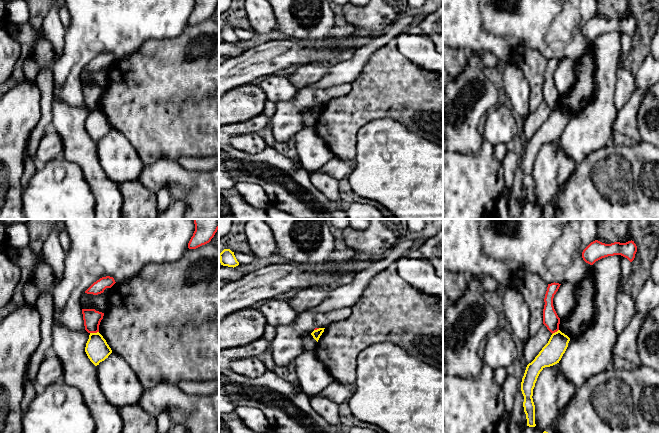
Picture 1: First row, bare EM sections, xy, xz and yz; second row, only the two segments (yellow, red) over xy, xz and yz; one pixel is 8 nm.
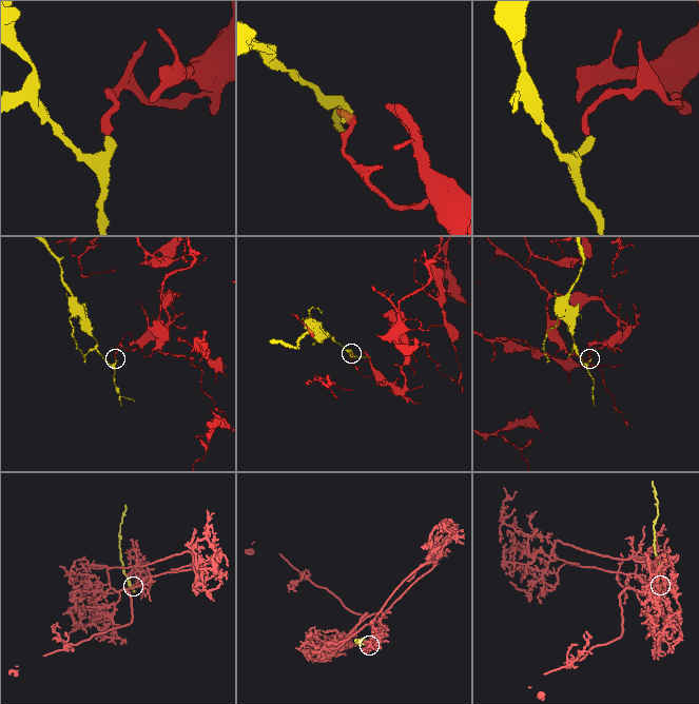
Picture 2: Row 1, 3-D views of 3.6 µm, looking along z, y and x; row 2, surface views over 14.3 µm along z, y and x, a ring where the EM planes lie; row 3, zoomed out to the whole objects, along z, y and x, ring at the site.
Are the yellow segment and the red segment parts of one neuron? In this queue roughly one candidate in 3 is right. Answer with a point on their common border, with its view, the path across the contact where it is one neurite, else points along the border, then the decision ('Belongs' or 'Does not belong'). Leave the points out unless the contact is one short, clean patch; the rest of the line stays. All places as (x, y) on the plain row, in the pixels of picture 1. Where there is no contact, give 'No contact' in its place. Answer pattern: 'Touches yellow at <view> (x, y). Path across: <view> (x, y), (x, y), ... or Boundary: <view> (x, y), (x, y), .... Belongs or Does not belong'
Touches yellow at xy (94, 109). Boundary: xy (98, 107), (90, 109). Does not belong

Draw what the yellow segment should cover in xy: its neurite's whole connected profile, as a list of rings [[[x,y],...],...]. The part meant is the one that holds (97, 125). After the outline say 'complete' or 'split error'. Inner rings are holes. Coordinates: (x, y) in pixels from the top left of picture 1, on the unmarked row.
[[[90,109],[86,119],[85,128],[90,137],[95,141],[99,141],[112,129],[111,124],[107,120],[103,112],[97,109]]]; complete

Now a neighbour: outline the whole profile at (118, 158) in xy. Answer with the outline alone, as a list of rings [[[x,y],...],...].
[[[112,128],[97,141],[96,151],[101,167],[112,181],[117,184],[138,181],[144,163],[120,131]]]

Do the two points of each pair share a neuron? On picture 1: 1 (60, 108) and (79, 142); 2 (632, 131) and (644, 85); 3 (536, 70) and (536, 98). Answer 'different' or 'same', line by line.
1: same
2: same
3: same

